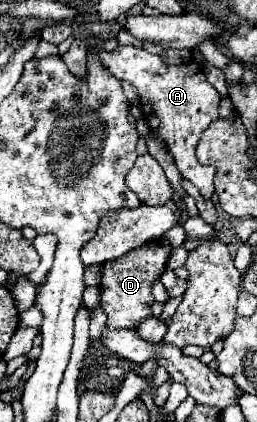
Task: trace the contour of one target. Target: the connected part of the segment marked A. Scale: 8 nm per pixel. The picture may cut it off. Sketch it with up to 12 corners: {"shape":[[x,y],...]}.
{"shape":[[136,46],[100,50],[138,88],[148,126],[204,198],[216,168],[196,160],[220,94],[196,62]]}

